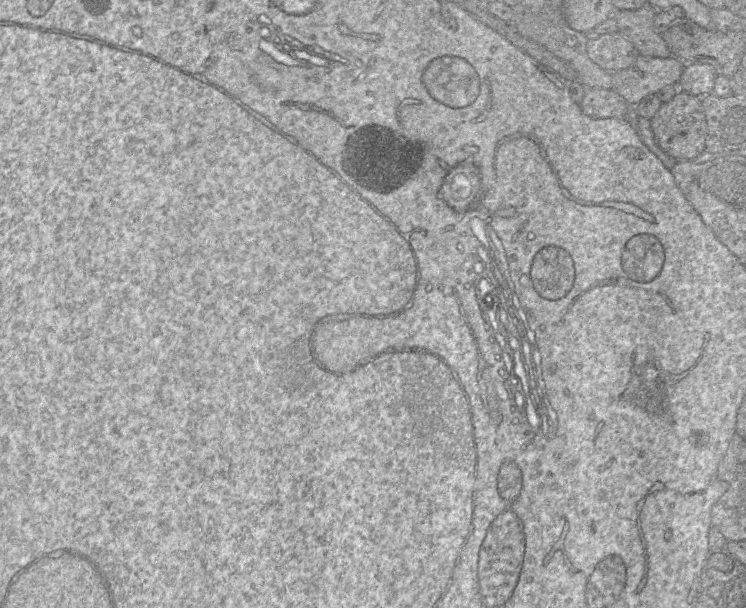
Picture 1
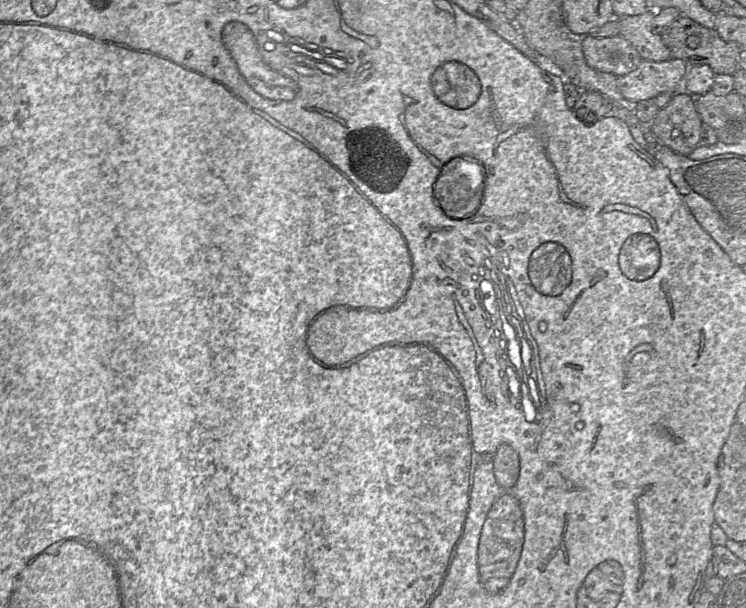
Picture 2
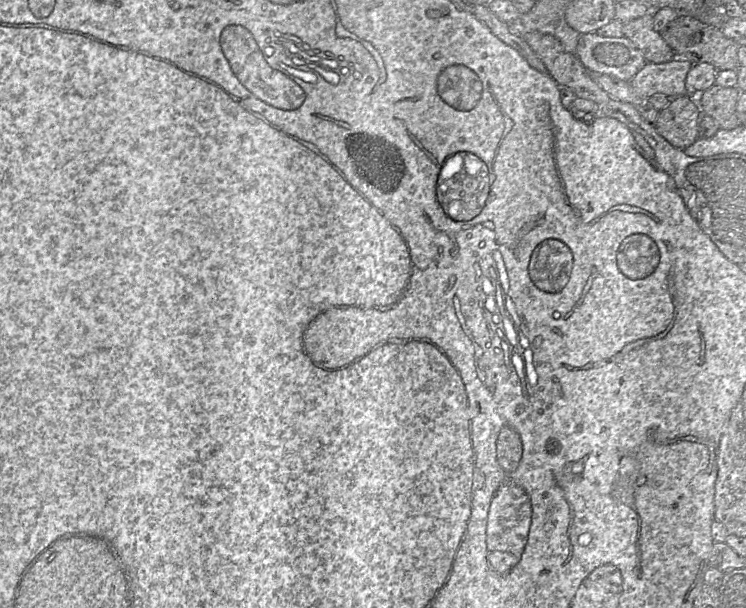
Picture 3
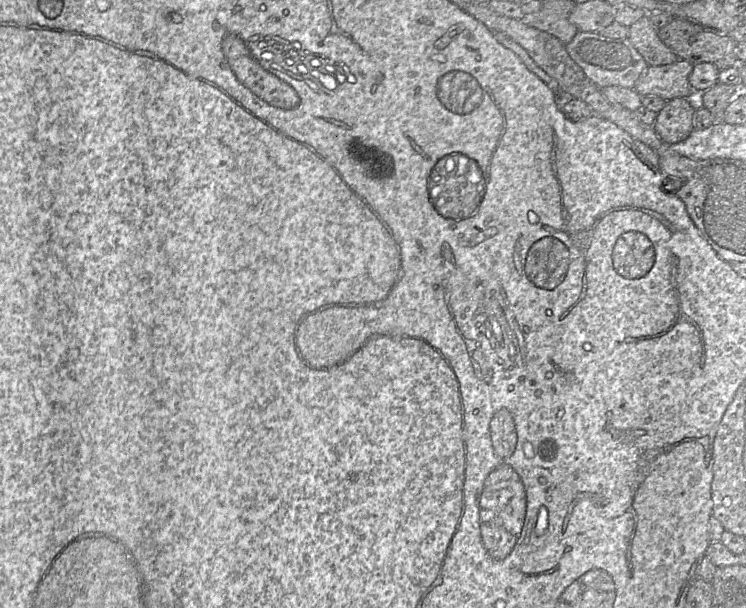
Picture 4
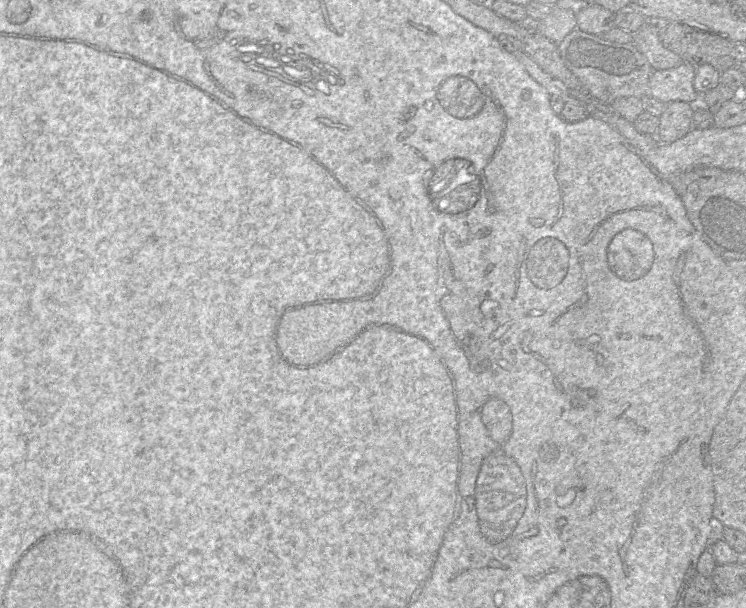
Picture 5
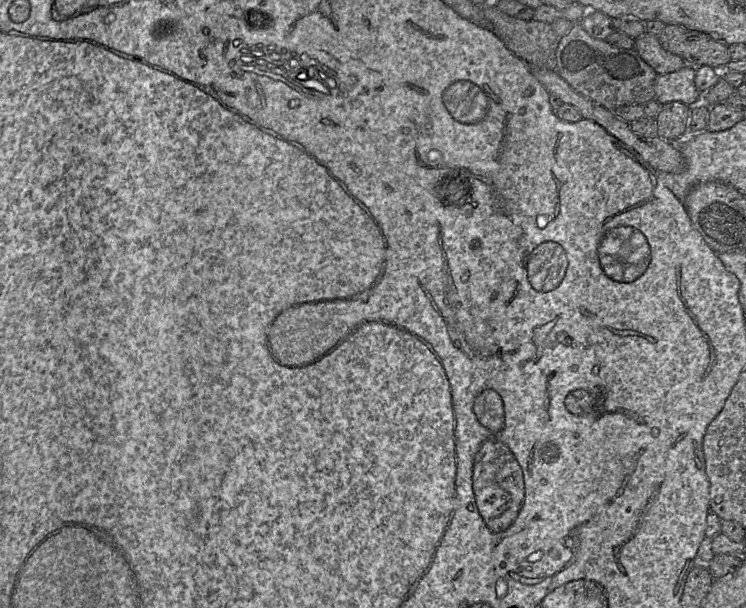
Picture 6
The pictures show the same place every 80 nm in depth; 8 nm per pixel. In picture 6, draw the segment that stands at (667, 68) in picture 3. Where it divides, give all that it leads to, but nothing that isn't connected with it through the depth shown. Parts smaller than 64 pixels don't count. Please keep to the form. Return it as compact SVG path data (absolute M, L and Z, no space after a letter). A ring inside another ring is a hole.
M685 65L680 70L658 75L655 80L655 100L661 105L681 102L692 107L702 102L702 94L695 86L696 68Z

